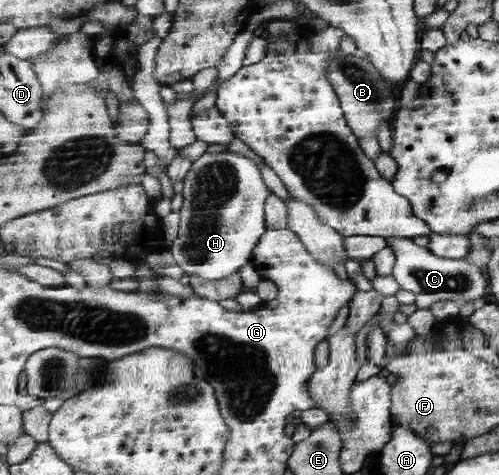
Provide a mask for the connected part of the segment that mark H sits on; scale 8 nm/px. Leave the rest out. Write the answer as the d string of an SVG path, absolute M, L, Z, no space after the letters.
M205 152L194 161L193 167L183 182L182 228L179 230L179 238L169 249L175 263L188 276L199 275L211 281L225 279L237 273L243 265L252 262L255 247L258 247L262 236L268 230L266 202L272 192L263 181L259 165L249 157L234 152Z

